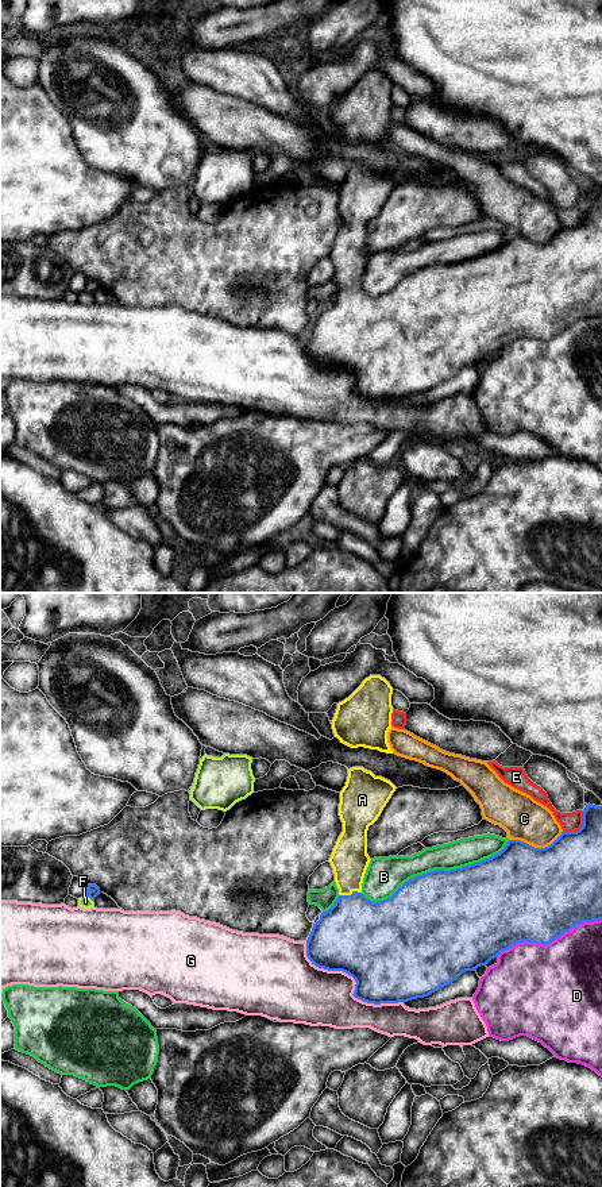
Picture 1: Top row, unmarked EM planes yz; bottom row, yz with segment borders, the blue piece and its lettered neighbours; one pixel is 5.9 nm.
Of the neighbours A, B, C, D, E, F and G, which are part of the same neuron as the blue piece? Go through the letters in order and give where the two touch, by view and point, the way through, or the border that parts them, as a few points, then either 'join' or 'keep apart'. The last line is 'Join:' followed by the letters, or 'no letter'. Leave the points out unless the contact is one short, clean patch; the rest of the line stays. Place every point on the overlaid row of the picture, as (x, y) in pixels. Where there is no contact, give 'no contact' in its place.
A: meets blue in yz at (351, 894); runs through yz (355, 936), (351, 894), (350, 860); join
B: meets blue in yz at (435, 870); keep apart
C: meets blue in yz at (536, 848); keep apart
D: meets blue in yz at (548, 943); keep apart
E: meets blue in yz at (581, 828); keep apart
F: meets blue in yz at (89, 897); keep apart
G: meets blue in yz at (355, 981); keep apart
Join: A

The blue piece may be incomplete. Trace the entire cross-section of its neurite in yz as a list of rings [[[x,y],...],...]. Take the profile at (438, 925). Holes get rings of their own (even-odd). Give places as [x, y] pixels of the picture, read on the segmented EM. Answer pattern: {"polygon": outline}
{"polygon": [[[352,767],[348,770],[347,782],[340,791],[339,803],[339,816],[343,822],[343,832],[339,836],[328,860],[333,868],[335,882],[339,889],[339,898],[329,910],[320,914],[320,920],[313,924],[312,932],[306,940],[306,956],[312,964],[328,971],[343,971],[355,979],[356,984],[352,994],[355,998],[374,1005],[398,1003],[424,998],[452,983],[463,972],[474,971],[481,966],[486,966],[491,959],[498,957],[502,951],[506,951],[518,943],[529,941],[547,945],[579,924],[602,920],[602,806],[590,803],[583,809],[582,828],[576,832],[563,830],[562,835],[545,848],[535,848],[521,840],[509,840],[499,853],[489,859],[462,868],[449,871],[435,870],[414,876],[405,882],[390,898],[379,902],[371,902],[362,894],[363,878],[371,860],[367,855],[367,830],[368,826],[378,820],[395,789],[397,787],[390,781],[382,776],[375,776],[371,771],[367,771],[363,767]]]}

